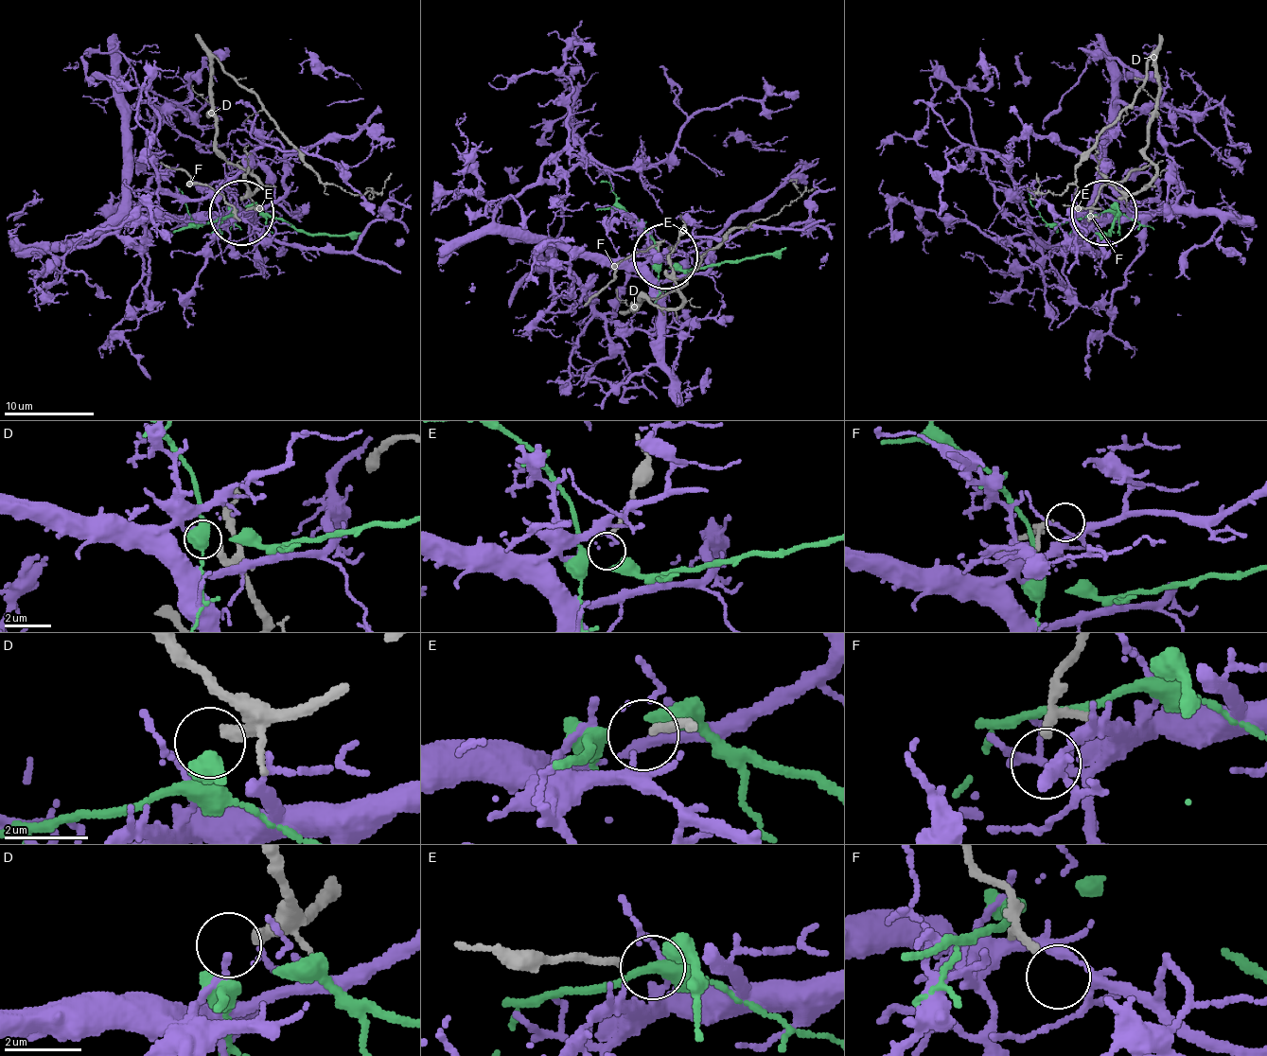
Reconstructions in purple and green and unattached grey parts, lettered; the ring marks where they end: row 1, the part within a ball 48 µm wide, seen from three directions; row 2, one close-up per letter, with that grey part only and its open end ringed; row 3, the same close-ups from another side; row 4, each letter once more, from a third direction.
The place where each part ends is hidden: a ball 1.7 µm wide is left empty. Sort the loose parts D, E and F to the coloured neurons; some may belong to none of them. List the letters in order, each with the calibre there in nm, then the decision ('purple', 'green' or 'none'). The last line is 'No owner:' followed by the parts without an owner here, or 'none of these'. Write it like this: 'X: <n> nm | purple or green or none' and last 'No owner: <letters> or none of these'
D: 360 nm | none
E: 150 nm | green
F: 150 nm | none
No owner: D, F

